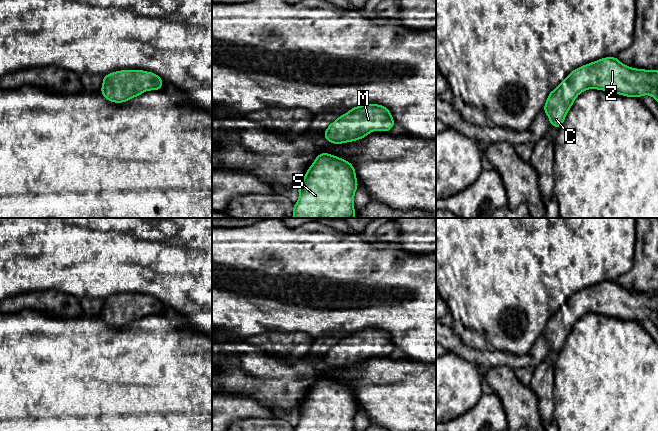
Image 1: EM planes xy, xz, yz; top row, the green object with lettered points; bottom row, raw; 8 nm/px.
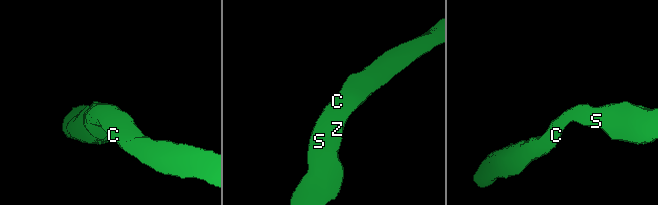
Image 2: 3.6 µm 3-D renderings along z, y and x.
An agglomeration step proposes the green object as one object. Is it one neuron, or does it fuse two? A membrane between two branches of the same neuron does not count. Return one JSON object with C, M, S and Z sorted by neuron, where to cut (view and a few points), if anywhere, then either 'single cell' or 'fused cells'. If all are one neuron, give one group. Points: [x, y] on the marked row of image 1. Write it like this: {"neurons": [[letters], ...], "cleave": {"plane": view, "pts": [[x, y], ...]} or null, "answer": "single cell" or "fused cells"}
{"neurons": [["C", "M", "S", "Z"]], "cleave": null, "answer": "single cell"}

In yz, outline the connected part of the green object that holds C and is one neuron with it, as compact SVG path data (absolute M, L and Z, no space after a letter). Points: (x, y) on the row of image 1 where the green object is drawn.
M605 57L580 66L549 92L543 110L550 125L560 128L579 94L588 89L626 97L649 95L658 102L658 70L631 68L617 57Z

